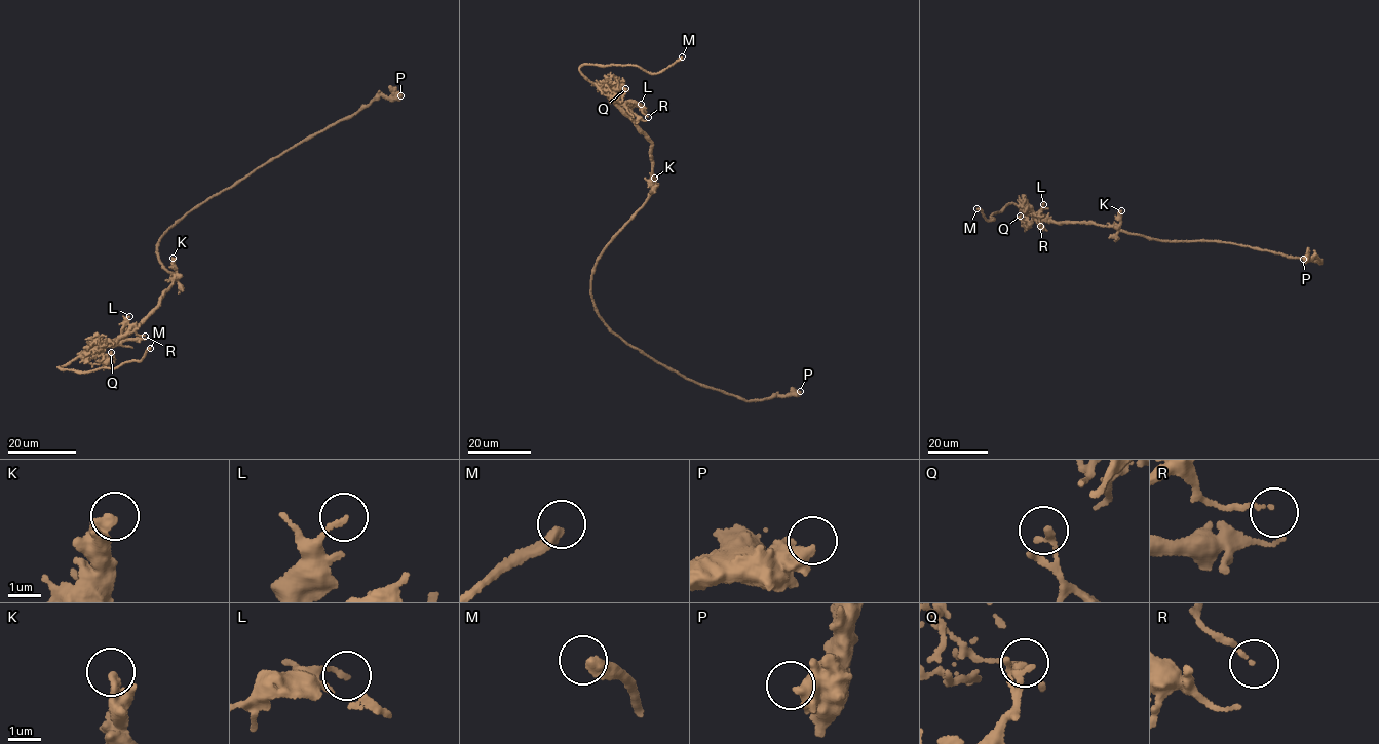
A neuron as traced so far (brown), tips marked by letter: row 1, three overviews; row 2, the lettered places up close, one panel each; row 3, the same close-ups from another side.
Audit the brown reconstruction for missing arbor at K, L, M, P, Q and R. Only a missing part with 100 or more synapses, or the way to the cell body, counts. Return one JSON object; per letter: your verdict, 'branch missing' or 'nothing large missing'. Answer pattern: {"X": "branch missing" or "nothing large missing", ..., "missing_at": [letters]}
{"K": "nothing large missing", "L": "nothing large missing", "M": "branch missing", "P": "nothing large missing", "Q": "nothing large missing", "R": "nothing large missing", "missing_at": ["M"]}

